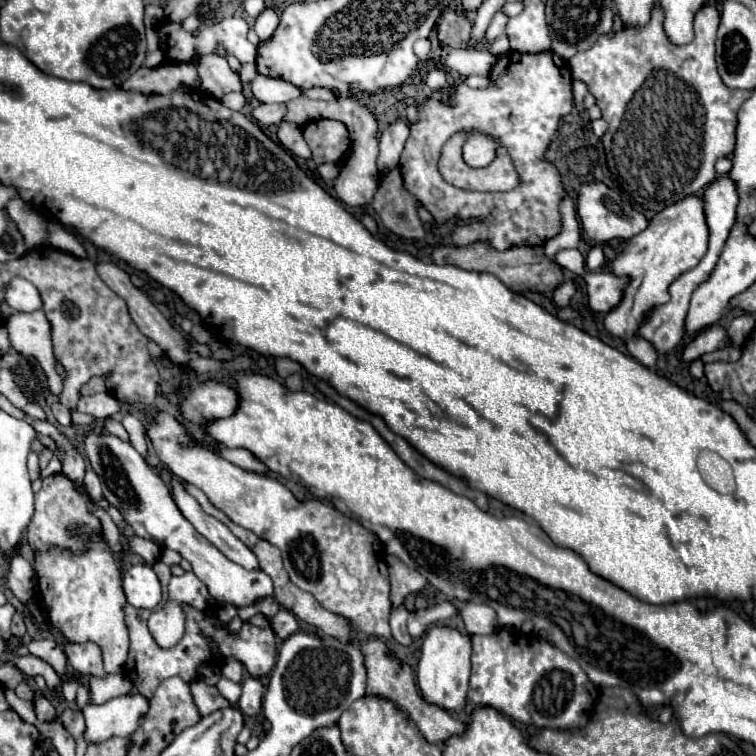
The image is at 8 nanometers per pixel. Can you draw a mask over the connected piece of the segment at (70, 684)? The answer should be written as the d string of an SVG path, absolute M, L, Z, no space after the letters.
M62 681L59 684L65 699L69 702L75 702L77 696L78 683L75 681Z

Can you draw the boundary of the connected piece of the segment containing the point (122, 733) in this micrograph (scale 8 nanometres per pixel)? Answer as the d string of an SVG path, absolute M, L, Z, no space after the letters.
M120 695L104 705L88 703L82 707L86 729L84 739L86 743L100 743L108 741L108 737L126 737L138 725L140 717L148 711L148 701L142 695Z

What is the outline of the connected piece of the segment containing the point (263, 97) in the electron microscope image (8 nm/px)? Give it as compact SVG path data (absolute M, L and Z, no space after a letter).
M256 75L256 79L250 83L252 85L252 93L260 103L286 103L290 99L300 97L300 89L296 89L296 85L282 81L282 79L274 79L274 77L264 77L264 75Z

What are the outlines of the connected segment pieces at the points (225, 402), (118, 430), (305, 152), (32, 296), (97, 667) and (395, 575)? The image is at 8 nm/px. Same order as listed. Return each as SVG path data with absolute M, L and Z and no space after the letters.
M204 381L192 387L180 399L180 407L184 417L194 425L202 425L206 421L230 417L236 409L238 397L236 391L218 381Z
M106 417L106 419L104 419L104 429L106 429L108 433L112 433L112 435L116 435L116 437L120 437L120 439L124 439L124 441L128 441L128 433L124 431L124 427L122 427L122 423L118 423L118 421L114 421L112 417Z
M282 121L280 129L278 129L278 141L288 153L292 153L296 157L302 157L302 159L310 159L310 149L308 149L308 145L302 137L302 127L300 125Z
M14 277L8 283L8 289L4 289L4 301L14 311L36 311L42 307L38 289L30 281L24 281L22 277Z
M64 643L64 653L68 657L68 663L74 667L74 671L90 673L100 679L106 677L104 665L102 665L102 653L96 643L80 643L80 645Z
M388 555L388 573L390 573L390 603L392 605L402 605L406 595L418 593L420 589L426 587L424 577L416 573L414 569L408 569L398 557Z

